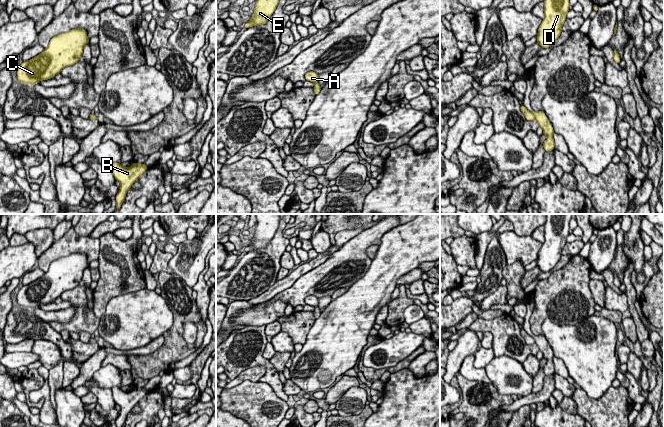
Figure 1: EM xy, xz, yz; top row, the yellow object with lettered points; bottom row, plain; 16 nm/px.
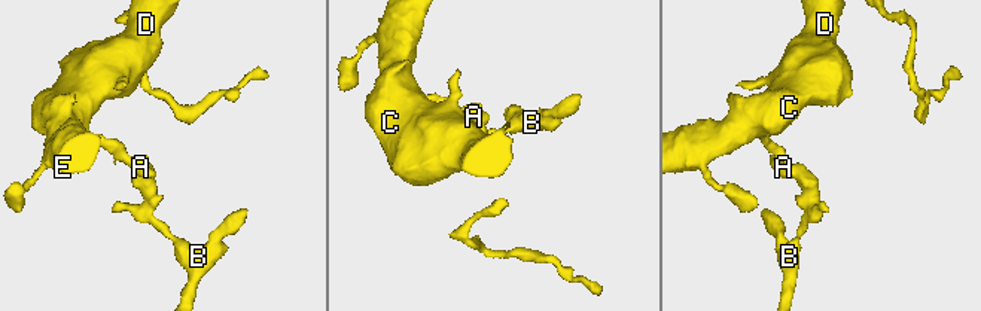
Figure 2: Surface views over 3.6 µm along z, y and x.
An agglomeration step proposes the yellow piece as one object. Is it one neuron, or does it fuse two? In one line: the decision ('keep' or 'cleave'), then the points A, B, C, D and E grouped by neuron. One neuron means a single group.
cleave; A C D E / B

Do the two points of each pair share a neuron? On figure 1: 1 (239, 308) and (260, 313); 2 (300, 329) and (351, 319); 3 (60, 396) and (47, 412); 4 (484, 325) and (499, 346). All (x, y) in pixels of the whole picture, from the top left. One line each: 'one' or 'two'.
1: one
2: two
3: two
4: one

